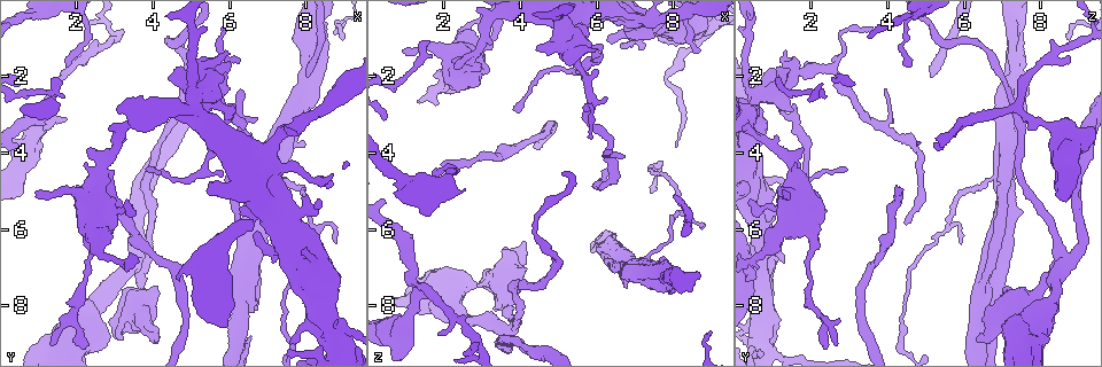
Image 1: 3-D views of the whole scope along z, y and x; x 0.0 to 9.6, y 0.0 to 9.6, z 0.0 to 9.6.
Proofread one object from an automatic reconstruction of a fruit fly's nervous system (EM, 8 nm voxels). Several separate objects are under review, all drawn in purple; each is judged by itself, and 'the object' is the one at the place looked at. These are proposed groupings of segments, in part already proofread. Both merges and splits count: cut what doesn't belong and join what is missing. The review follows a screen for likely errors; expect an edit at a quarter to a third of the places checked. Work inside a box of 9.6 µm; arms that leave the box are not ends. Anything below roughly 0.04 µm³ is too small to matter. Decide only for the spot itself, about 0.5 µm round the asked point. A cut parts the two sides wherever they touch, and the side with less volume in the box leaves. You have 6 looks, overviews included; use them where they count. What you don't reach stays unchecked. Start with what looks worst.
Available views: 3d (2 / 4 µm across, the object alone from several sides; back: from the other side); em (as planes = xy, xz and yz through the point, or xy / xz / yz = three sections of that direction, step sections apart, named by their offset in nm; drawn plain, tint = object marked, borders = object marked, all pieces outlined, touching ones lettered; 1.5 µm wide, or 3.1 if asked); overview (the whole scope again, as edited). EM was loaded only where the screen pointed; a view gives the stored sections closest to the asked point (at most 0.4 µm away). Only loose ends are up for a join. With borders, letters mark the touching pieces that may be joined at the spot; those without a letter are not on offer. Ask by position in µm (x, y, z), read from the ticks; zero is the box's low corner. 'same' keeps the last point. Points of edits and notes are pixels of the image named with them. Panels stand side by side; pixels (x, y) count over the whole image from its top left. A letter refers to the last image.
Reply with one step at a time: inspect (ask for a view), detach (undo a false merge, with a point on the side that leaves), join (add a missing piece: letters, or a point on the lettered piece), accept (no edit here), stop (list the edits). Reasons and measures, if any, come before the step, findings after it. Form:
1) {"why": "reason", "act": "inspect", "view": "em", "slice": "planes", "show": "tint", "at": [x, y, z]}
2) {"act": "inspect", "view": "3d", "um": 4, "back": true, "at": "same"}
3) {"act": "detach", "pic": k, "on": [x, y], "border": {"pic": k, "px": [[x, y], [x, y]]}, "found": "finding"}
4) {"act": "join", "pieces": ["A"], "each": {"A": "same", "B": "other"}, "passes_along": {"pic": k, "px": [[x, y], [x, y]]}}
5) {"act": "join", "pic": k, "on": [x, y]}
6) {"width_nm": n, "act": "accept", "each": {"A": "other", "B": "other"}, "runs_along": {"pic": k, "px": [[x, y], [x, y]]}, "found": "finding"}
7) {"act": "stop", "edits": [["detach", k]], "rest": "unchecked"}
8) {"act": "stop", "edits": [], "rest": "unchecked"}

{"why": "free end", "act": "inspect", "view": "em", "slice": "yz", "step": 8, "show": "borders", "at": [1.95, 4.95, 4.40]}

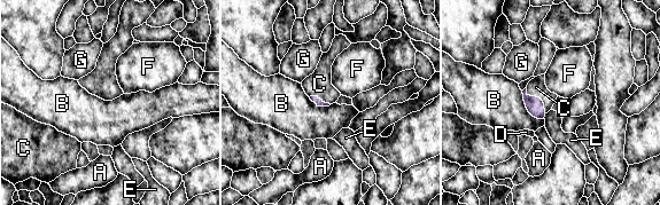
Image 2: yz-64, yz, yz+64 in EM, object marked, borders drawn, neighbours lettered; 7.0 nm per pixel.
{"why": "cut it another way", "act": "inspect", "view": "em", "slice": "planes", "show": "borders", "at": "same"}

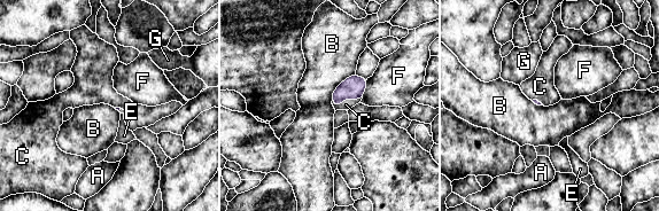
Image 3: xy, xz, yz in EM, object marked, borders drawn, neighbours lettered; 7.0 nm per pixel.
{"act": "join", "pieces": ["C"], "each": {"A": "other", "B": "other", "C": "same", "E": "other", "F": "other", "G": "other"}, "passes_along": {"pic": 3, "px": [[354, 87], [344, 99], [346, 104]]}, "found": "the cell continues"}

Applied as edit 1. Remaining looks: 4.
{"why": "see it whole again", "act": "inspect", "view": "overview"}

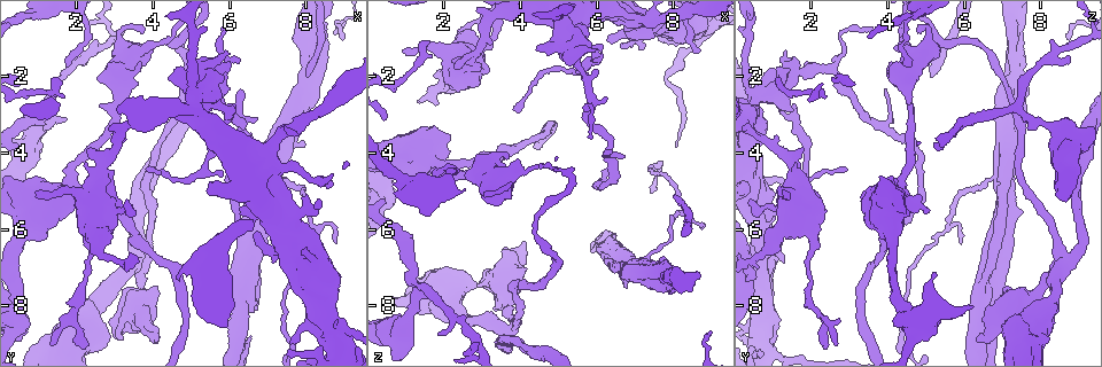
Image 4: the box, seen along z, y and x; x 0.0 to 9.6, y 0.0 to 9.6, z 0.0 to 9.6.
{"why": "abrupt turn", "act": "inspect", "view": "3d", "um": 4, "at": [3.90, 6.70, 8.45]}

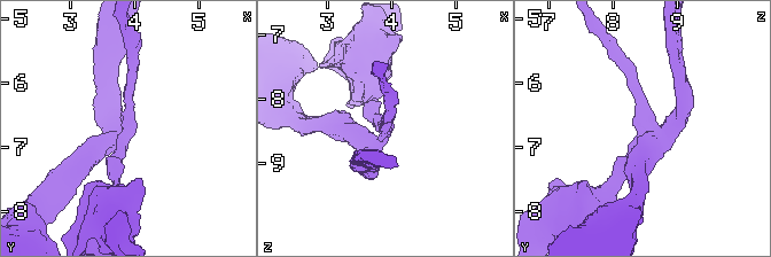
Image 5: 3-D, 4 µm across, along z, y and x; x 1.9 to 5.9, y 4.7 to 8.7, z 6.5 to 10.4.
{"why": "need the tissue", "act": "inspect", "view": "em", "slice": "yz", "step": 4, "show": "tint", "at": [3.90, 6.70, 8.45]}

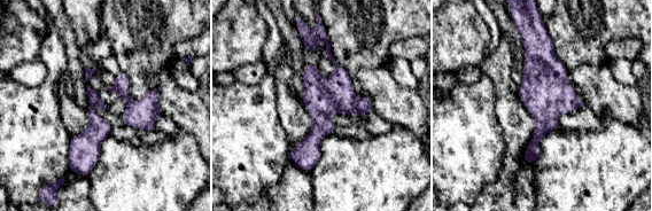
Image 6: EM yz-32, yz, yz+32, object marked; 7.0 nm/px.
{"act": "inspect", "view": "em", "slice": "xz", "step": 8, "show": "borders", "at": "same"}

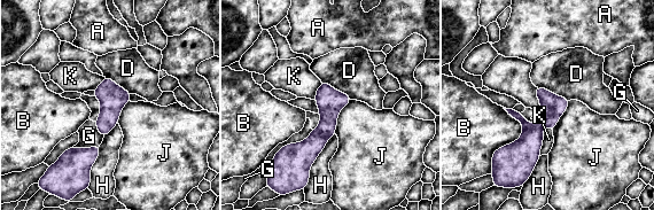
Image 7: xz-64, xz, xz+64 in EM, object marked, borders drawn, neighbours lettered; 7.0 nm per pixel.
{"act": "detach", "pic": 7, "on": [329, 101], "each": {"A": "other", "B": "other", "D": "other", "G": "other", "H": "other", "J": "other", "K": "other"}, "border": {"pic": 7, "px": [[316, 129], [327, 140]]}, "found": "a second cell is stuck on"}

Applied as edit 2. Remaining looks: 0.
{"act": "stop", "edits": [["join", 3], ["detach", 7]], "rest": "unchecked"}

